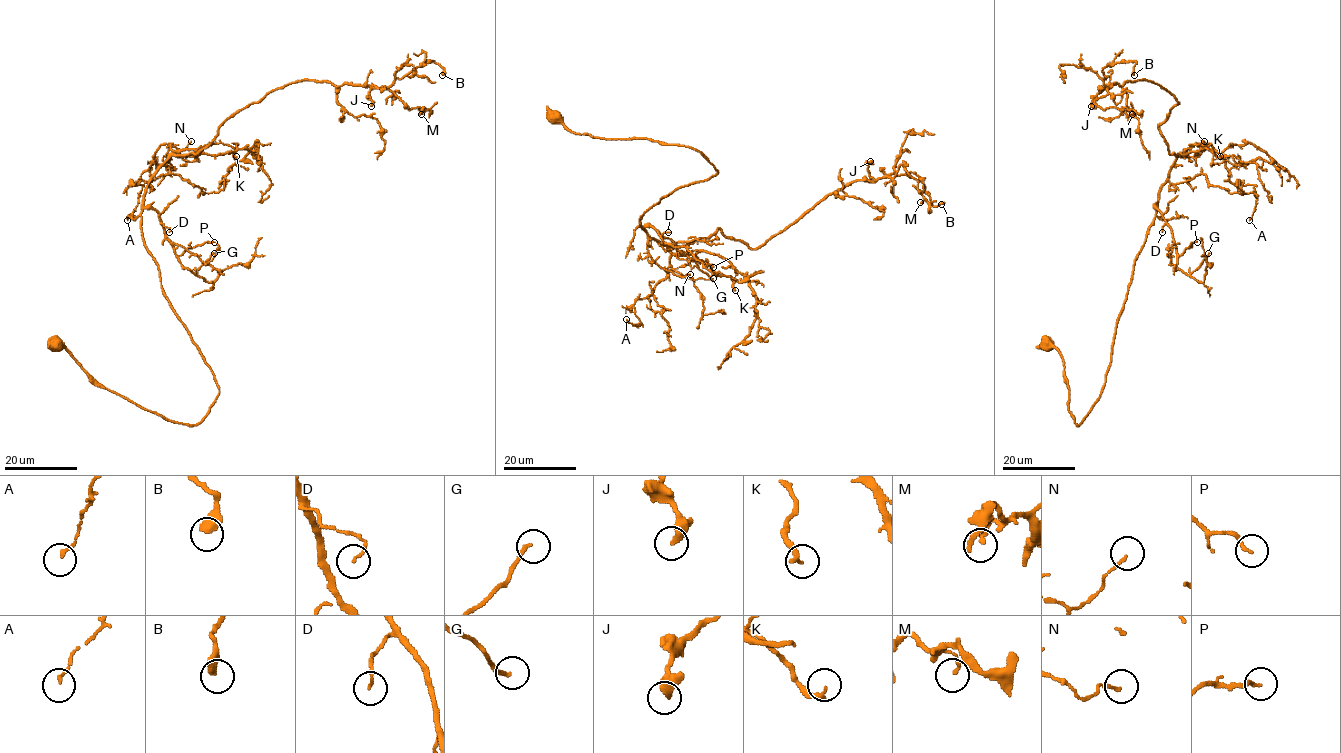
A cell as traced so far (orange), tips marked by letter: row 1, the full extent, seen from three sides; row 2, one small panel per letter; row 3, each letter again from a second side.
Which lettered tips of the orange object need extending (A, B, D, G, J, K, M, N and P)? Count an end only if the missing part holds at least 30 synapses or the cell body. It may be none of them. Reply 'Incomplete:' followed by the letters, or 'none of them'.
Incomplete: none of them

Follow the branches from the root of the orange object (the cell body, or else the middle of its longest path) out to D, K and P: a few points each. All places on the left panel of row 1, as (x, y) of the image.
D: (55, 346), (136, 404), (174, 422), (201, 421), (219, 387), (164, 292), (142, 210), (154, 208), (169, 232)
K: (55, 346), (147, 410), (204, 417), (219, 387), (164, 292), (142, 203), (174, 151), (223, 143), (236, 156)
P: (55, 346), (105, 388), (198, 423), (219, 387), (164, 292), (141, 212), (156, 211), (177, 255), (214, 242)

